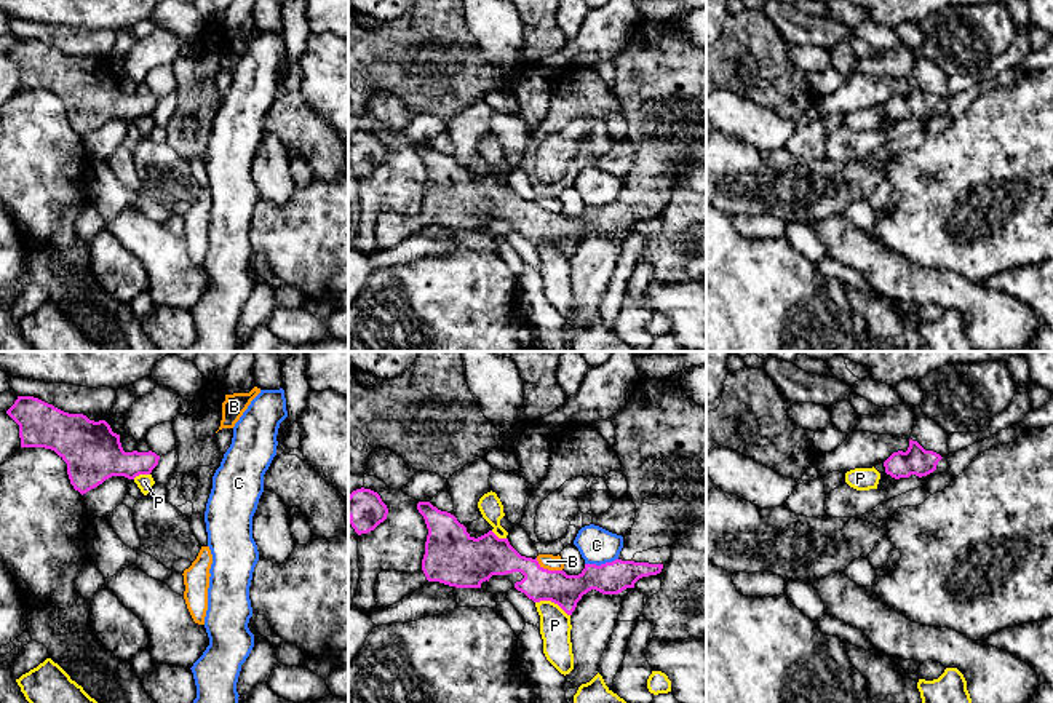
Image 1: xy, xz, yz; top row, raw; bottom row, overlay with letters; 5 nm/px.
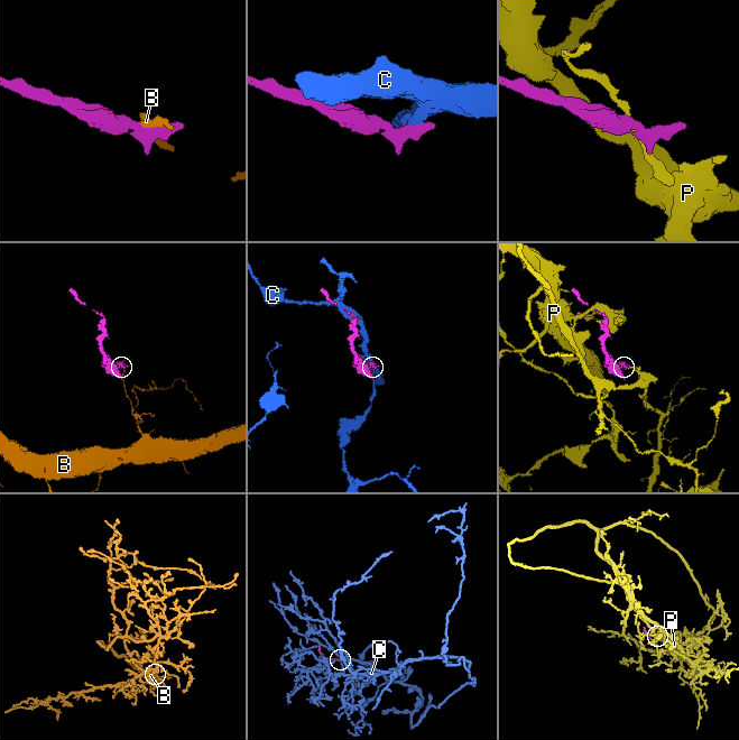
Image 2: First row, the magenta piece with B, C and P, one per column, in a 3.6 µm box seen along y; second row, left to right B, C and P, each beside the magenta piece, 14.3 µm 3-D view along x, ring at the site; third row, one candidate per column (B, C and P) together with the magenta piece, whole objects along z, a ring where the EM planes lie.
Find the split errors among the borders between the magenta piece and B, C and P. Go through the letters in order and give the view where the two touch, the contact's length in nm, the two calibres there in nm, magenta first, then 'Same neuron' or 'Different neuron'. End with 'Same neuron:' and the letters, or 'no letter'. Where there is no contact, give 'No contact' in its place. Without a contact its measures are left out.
B: Touches magenta in xz. Shared border 150 nm. Thickness 180 nm (magenta) against 80 nm. Different neuron
C: Touches magenta in xz. Shared border 170 nm. Thickness 160 nm (magenta) against 190 nm. Different neuron
P: Touches magenta in xz. Shared border 190 nm. Thickness 170 nm (magenta) against 160 nm. Different neuron
Same neuron: no letter

